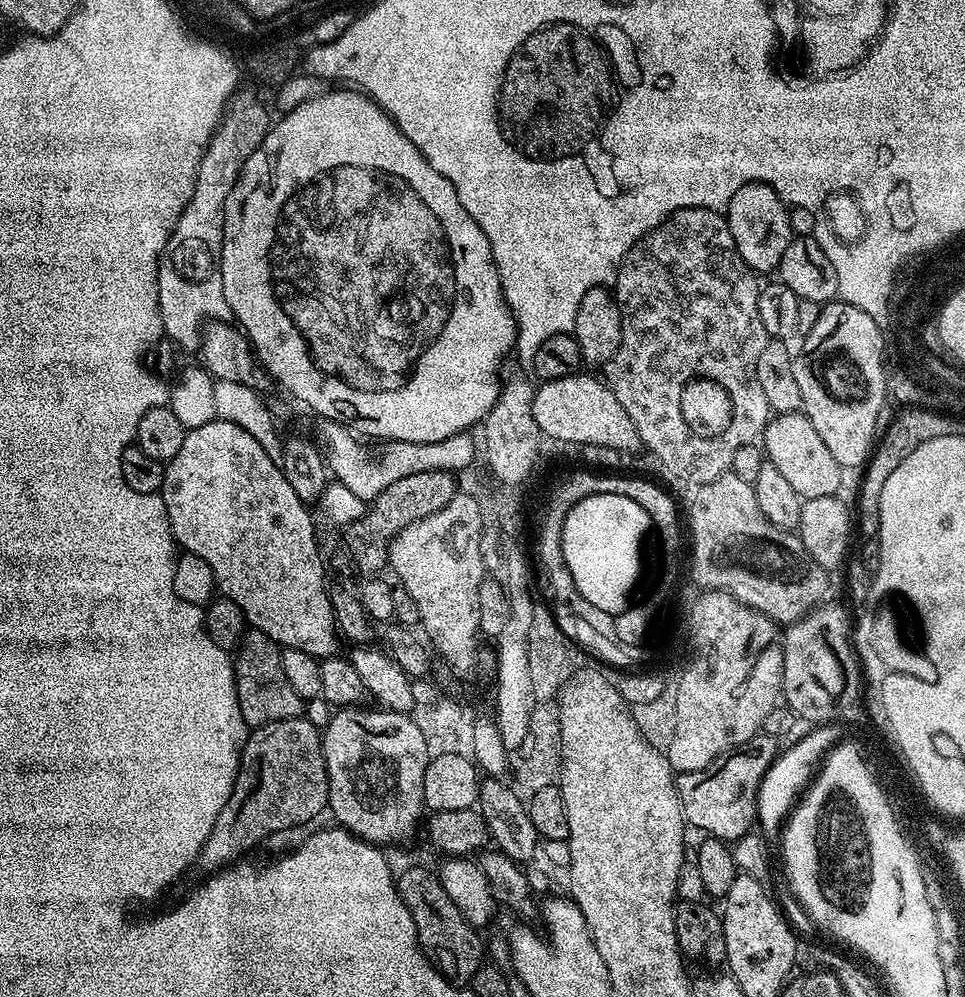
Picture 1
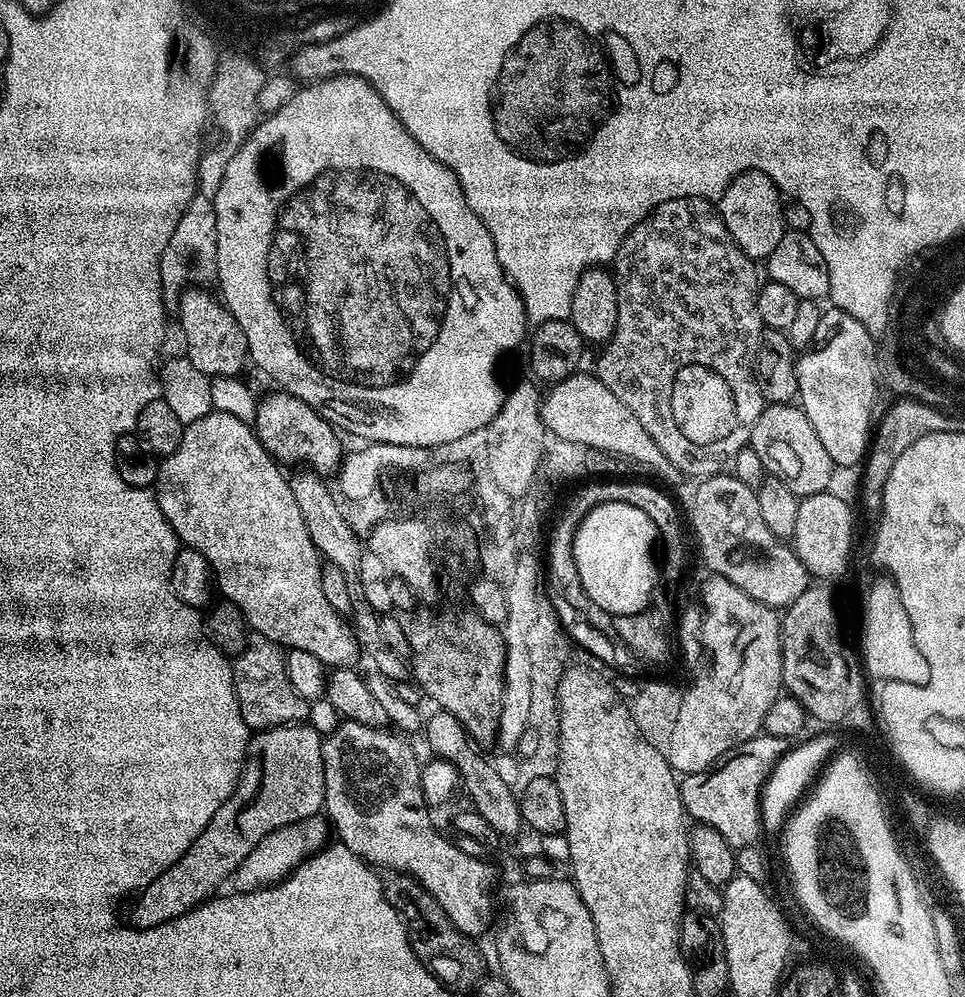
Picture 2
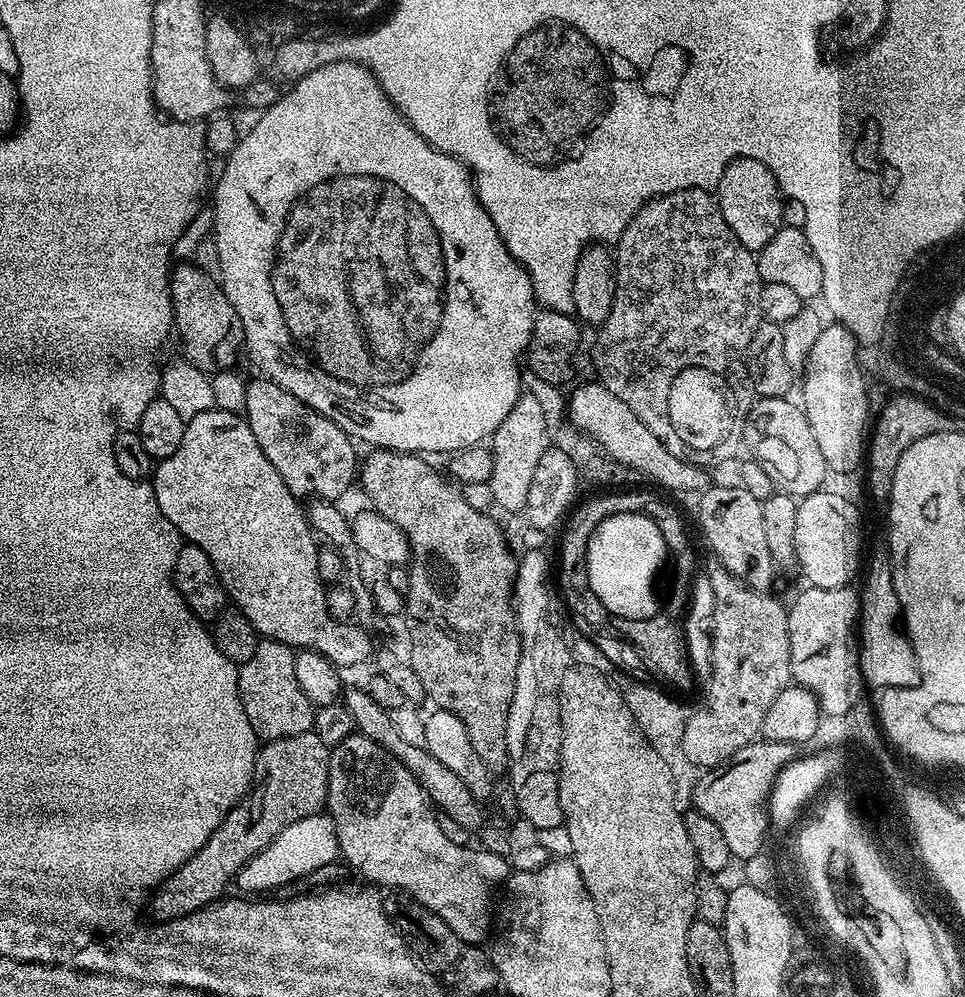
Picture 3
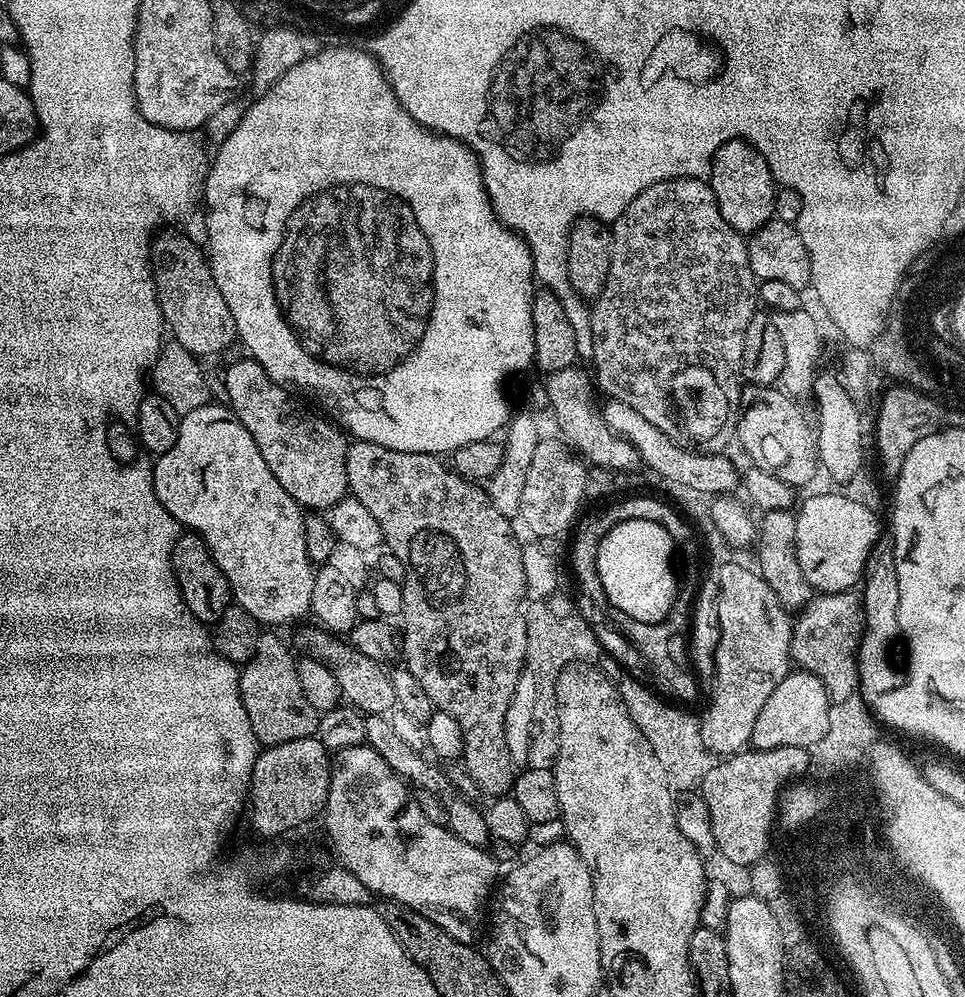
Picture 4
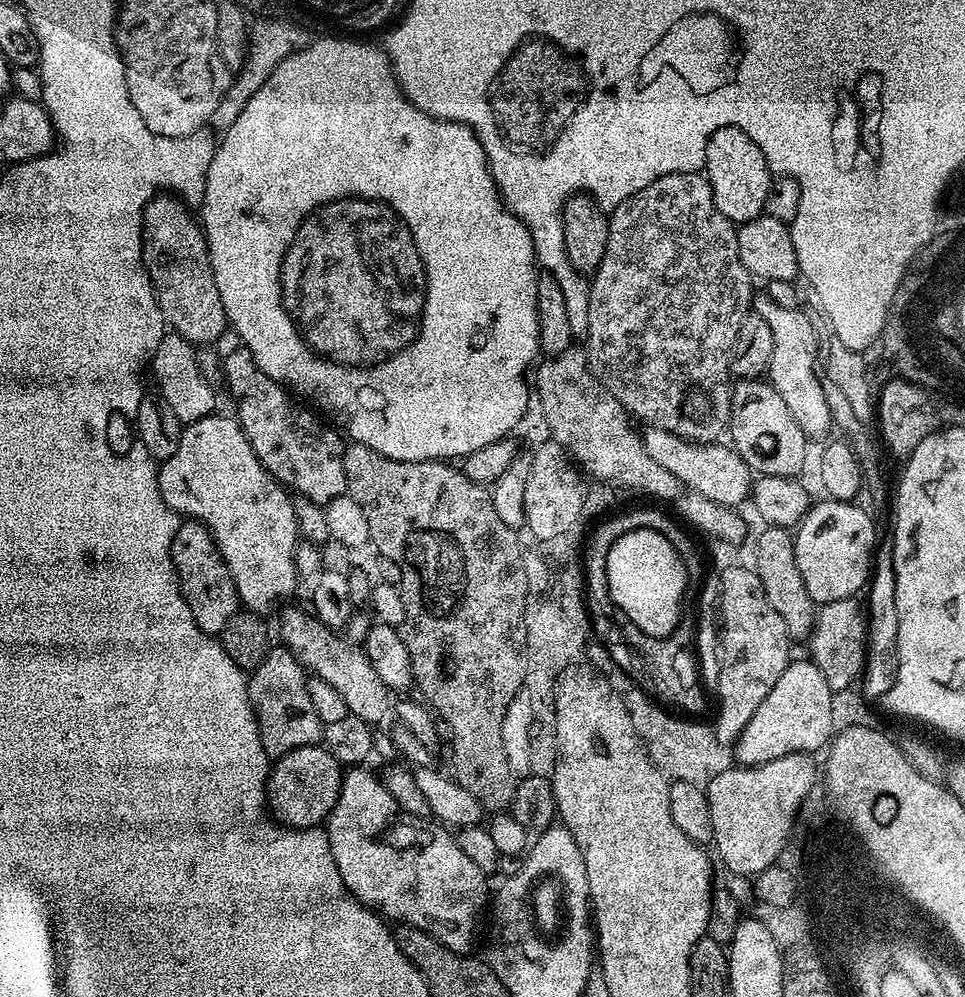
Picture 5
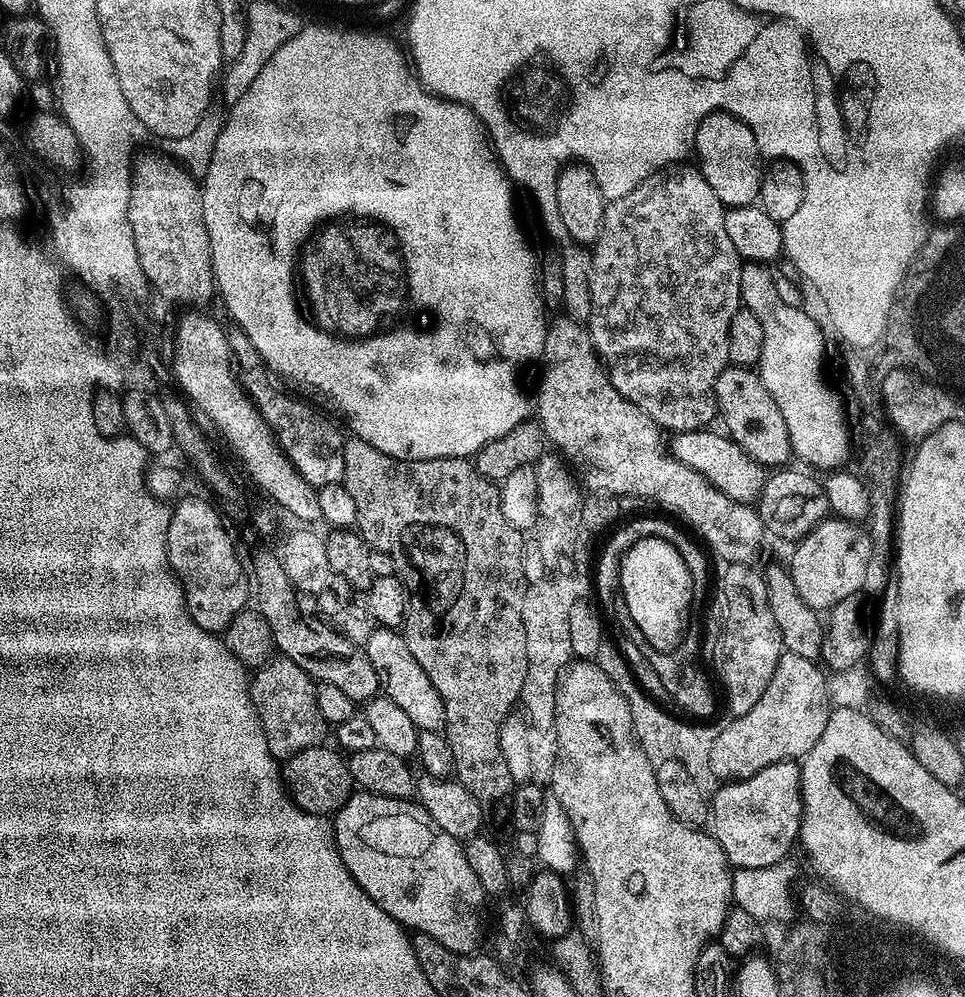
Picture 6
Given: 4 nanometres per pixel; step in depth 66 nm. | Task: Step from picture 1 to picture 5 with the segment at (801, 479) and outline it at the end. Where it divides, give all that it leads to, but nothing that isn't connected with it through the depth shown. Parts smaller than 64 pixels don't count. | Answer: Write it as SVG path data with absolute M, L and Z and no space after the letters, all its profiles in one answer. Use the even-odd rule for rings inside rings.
M740 378L732 384L730 436L731 432L731 447L739 452L753 473L796 478L805 471L809 437L804 435L802 426L798 426L794 414L790 414L790 406L782 402L782 394L778 394L771 383L760 378Z

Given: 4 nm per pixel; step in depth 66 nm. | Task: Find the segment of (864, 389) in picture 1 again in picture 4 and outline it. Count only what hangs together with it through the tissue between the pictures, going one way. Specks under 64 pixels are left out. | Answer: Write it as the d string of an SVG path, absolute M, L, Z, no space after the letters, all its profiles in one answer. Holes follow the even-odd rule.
M821 371L812 381L811 395L816 396L816 420L814 416L814 435L816 437L816 455L821 469L828 471L836 482L845 482L854 477L859 468L865 467L864 448L860 445L861 409L851 400L850 394L843 388L841 377L834 371Z

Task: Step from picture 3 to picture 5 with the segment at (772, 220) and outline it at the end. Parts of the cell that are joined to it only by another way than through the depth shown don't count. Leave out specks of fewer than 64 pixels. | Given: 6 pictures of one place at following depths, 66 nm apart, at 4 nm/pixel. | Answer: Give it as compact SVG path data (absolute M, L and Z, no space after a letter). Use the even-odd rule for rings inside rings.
M727 124L725 128L714 130L706 146L703 171L712 188L714 202L727 220L739 226L765 215L764 207L772 189L774 173L762 150L758 150L756 143L742 129Z

